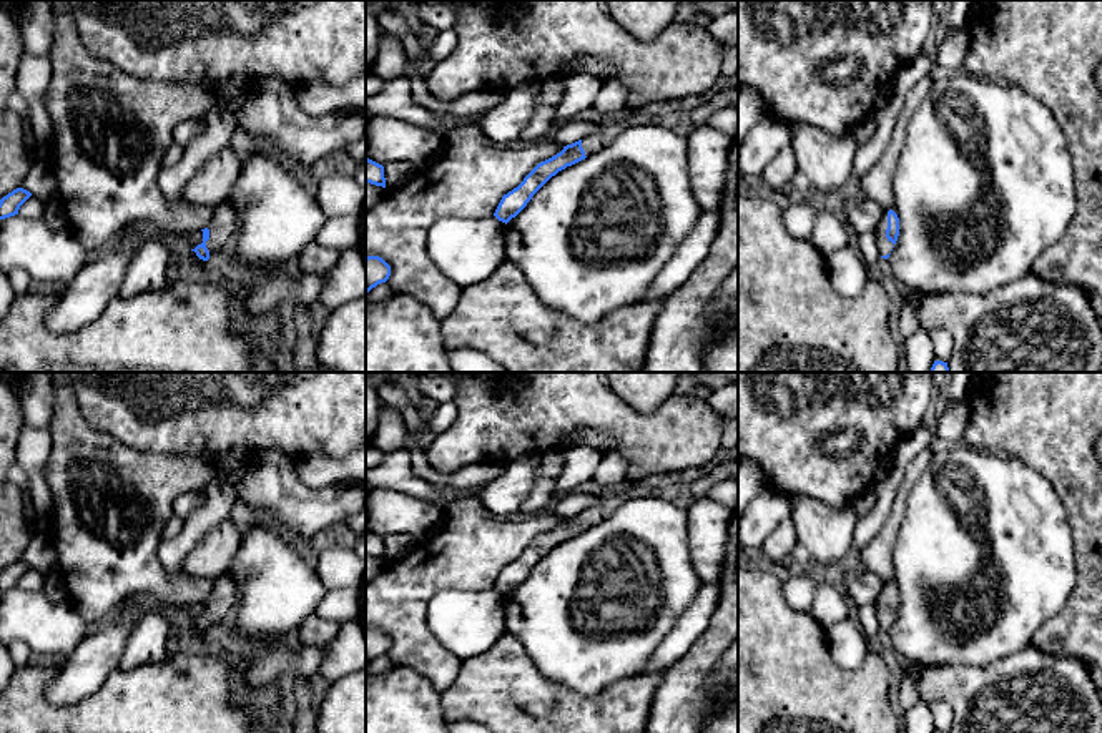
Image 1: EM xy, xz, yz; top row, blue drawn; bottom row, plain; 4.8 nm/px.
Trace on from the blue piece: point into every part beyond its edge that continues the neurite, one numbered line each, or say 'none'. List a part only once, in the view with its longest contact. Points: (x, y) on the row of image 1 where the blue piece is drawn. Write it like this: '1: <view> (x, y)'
1: yz (885, 246)

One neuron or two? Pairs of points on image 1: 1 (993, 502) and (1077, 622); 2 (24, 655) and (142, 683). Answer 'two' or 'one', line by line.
1: two
2: two

